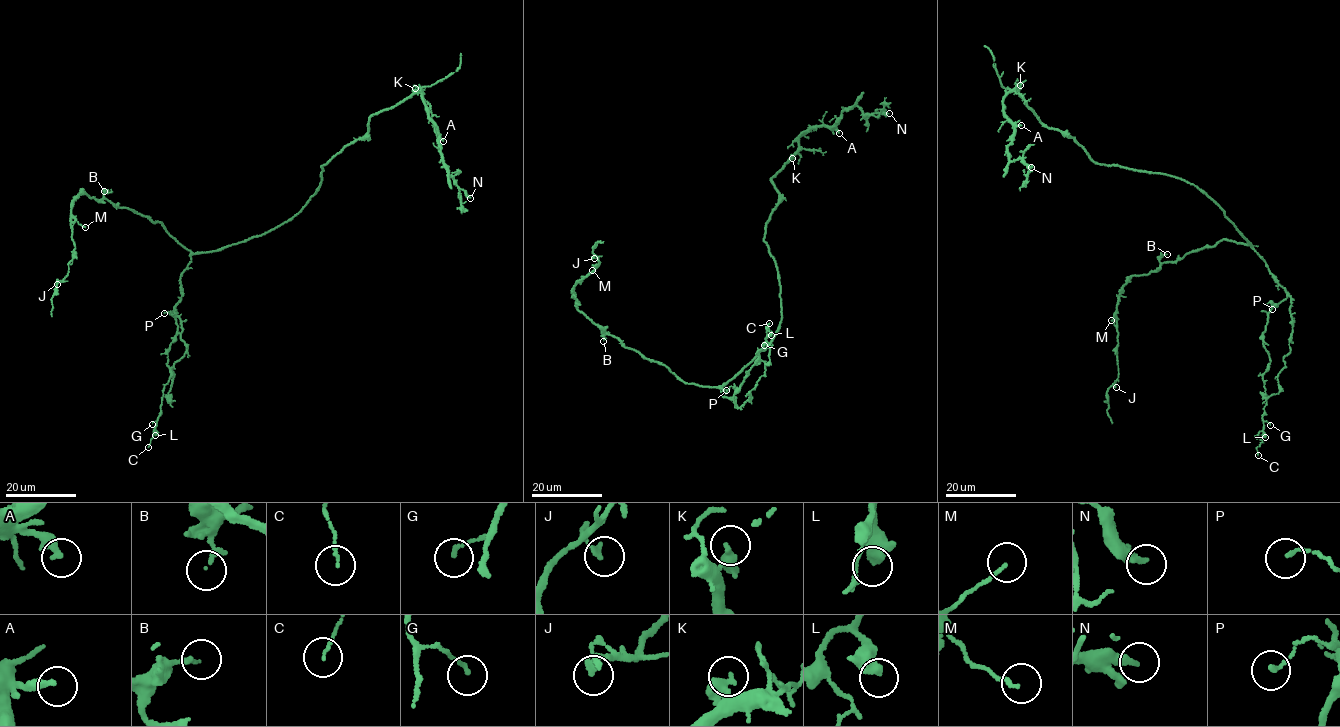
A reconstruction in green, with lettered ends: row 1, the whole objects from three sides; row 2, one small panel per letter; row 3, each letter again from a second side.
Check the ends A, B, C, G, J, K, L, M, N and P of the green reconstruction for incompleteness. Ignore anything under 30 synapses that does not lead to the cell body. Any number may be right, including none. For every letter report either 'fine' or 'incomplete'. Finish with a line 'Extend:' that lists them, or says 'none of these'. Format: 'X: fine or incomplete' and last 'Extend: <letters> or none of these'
A: fine
B: fine
C: fine
G: fine
J: fine
K: fine
L: fine
M: fine
N: fine
P: fine
Extend: none of these

